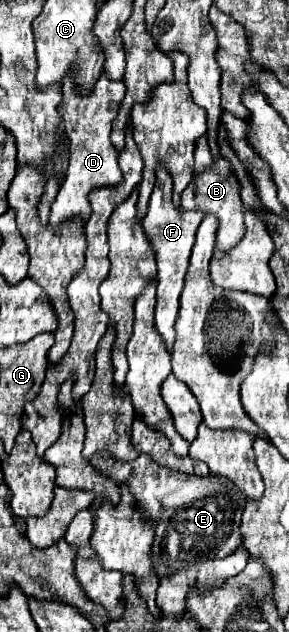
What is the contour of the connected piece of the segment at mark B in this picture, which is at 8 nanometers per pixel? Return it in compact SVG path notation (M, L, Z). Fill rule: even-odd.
M202 135L196 143L194 149L194 159L196 163L212 163L212 161L222 161L222 169L218 169L216 163L210 165L208 171L200 171L194 175L192 183L184 189L182 193L182 209L202 209L204 213L212 213L218 217L220 227L218 227L218 237L216 237L216 249L220 251L228 251L232 249L244 235L244 207L242 207L242 199L240 199L240 191L238 191L238 179L234 175L234 171L230 171L230 163L226 163L226 159L218 157L214 159L210 155L210 147L206 143L206 135Z

